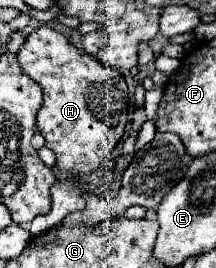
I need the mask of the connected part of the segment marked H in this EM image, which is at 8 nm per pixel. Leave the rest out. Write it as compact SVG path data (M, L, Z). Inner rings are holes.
M40 26L32 30L18 52L18 62L40 88L42 88L42 106L38 110L38 130L46 138L46 146L56 154L56 166L70 170L76 176L90 174L98 170L106 158L110 158L114 146L124 134L128 122L128 86L124 76L118 70L108 68L90 54L78 50L66 36L60 32Z

